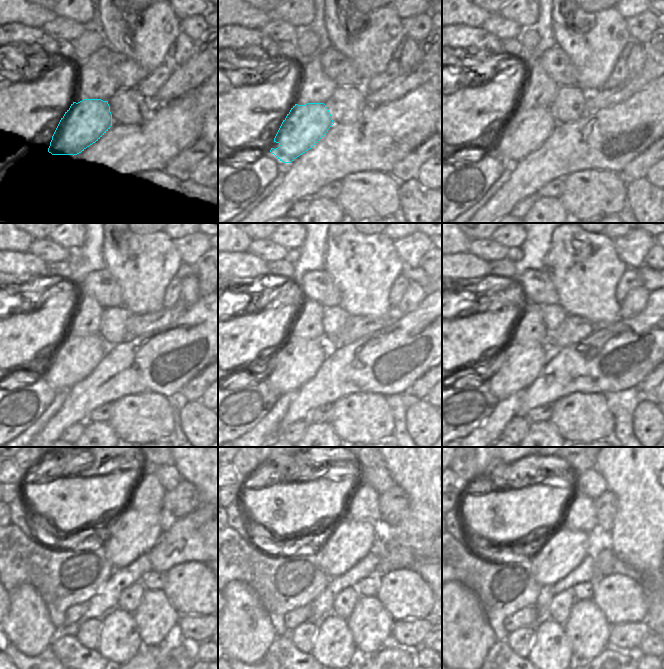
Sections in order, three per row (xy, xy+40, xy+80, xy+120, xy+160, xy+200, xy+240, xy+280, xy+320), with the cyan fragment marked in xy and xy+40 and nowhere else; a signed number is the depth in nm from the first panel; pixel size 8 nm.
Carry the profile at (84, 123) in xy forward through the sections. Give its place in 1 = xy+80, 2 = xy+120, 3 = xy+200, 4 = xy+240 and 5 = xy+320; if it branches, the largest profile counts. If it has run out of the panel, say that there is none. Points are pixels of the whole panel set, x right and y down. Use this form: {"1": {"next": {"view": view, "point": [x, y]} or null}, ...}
{"1": {"next": {"view": "xy+80", "point": [527, 129]}}, "2": {"next": {"view": "xy+120", "point": [75, 358]}}, "3": {"next": {"view": "xy+200", "point": [525, 362]}}, "4": {"next": {"view": "xy+240", "point": [77, 598]}}, "5": {"next": {"view": "xy+320", "point": [526, 598]}}}

